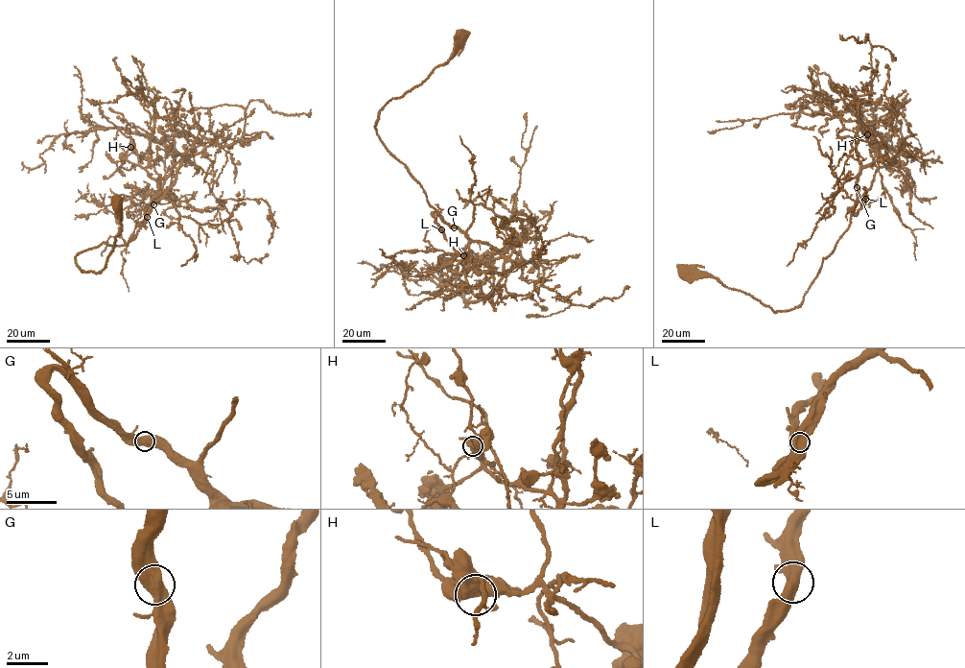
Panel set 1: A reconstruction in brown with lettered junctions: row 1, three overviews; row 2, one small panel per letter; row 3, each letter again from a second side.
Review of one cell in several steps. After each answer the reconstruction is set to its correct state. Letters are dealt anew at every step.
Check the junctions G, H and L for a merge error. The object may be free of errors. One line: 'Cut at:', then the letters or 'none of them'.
Cut at: none of them

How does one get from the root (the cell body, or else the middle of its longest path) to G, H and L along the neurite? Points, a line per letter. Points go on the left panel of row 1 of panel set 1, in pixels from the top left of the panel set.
G: (117, 203), (122, 229), (105, 265), (98, 273), (83, 272), (78, 254), (104, 243), (129, 242), (153, 204)
H: (117, 203), (122, 229), (105, 265), (83, 272), (78, 254), (129, 242), (165, 193), (130, 147)
L: (117, 203), (122, 229), (105, 265), (98, 273), (83, 272), (78, 254), (104, 243), (129, 242), (147, 217)

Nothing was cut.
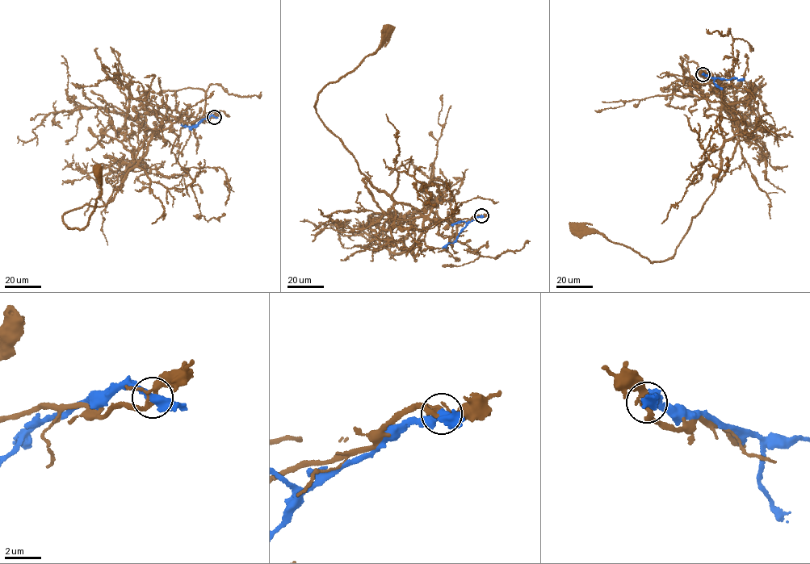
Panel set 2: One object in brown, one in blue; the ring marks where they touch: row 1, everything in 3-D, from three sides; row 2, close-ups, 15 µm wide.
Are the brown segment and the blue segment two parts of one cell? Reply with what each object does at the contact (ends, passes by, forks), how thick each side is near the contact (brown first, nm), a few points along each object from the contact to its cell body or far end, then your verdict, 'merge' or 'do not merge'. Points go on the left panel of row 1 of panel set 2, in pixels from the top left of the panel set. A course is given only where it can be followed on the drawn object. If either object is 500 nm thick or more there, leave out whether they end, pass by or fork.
brown forks; blue passes by; calibres 240 and 400 nm; course brown (214, 116), (175, 123), (153, 134), (111, 201), (64, 215), (69, 228), (88, 224), (101, 193), (98, 171); course blue (214, 116), (203, 119), (197, 126), (182, 125); do not merge

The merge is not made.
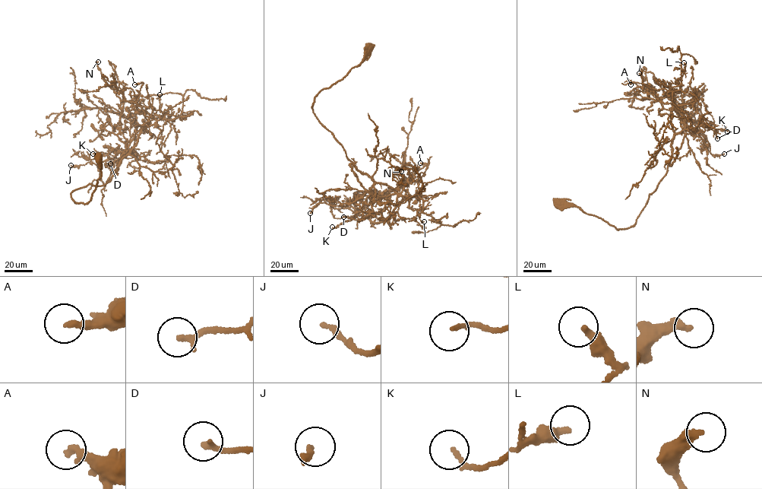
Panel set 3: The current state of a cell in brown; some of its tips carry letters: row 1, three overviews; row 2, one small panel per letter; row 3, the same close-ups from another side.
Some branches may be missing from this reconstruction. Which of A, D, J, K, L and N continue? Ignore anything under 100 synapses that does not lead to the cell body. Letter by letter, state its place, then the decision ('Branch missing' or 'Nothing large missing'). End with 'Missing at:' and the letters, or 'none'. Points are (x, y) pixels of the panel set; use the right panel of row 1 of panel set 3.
A: Place: (630, 84). Nothing large missing
D: Place: (717, 138). Nothing large missing
J: Place: (724, 154). Nothing large missing
K: Place: (727, 131). Nothing large missing
L: Place: (684, 62). Nothing large missing
N: Place: (639, 73). Nothing large missing
Missing at: none

